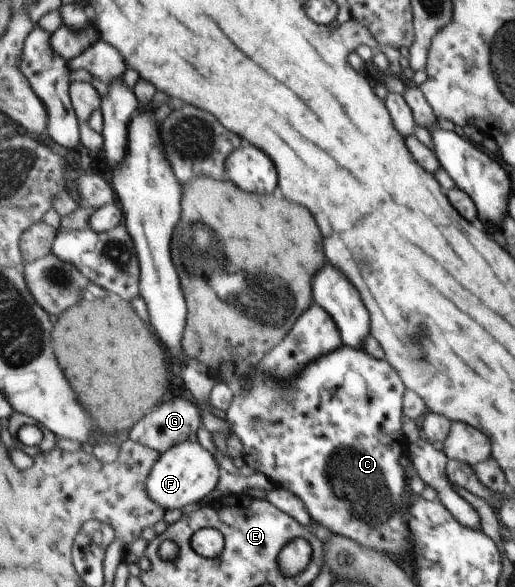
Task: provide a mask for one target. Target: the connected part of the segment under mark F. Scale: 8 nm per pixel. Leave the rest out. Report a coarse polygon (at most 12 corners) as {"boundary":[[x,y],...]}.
{"boundary":[[198,441],[162,453],[147,481],[167,510],[219,484],[220,464]]}

